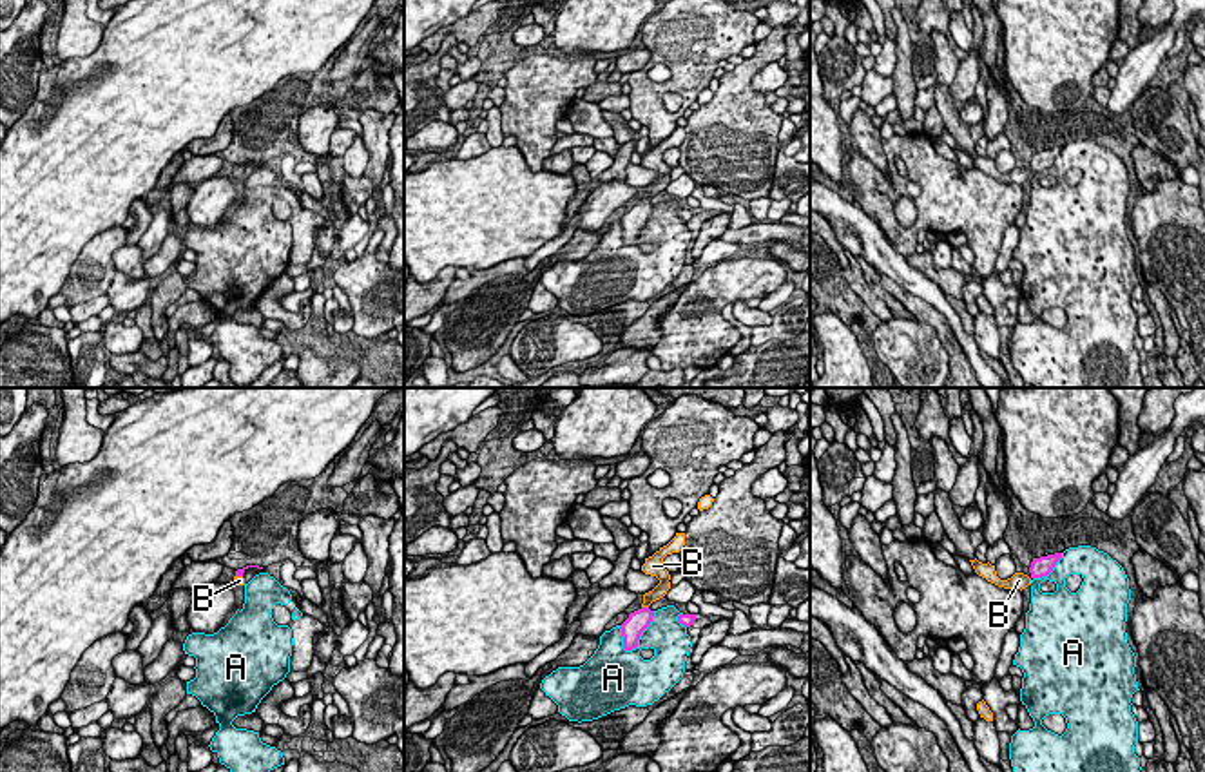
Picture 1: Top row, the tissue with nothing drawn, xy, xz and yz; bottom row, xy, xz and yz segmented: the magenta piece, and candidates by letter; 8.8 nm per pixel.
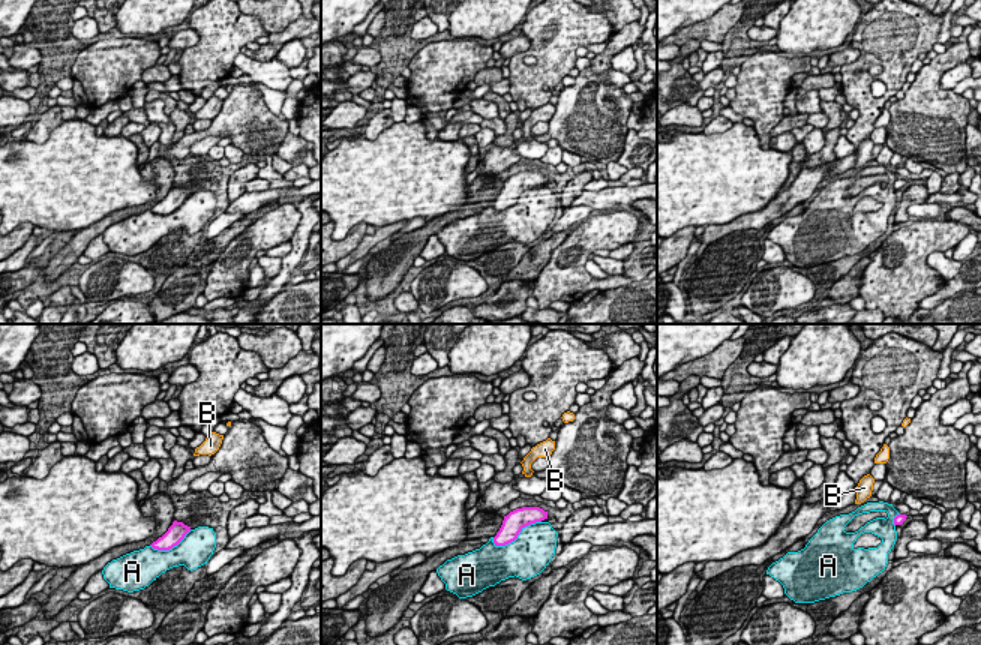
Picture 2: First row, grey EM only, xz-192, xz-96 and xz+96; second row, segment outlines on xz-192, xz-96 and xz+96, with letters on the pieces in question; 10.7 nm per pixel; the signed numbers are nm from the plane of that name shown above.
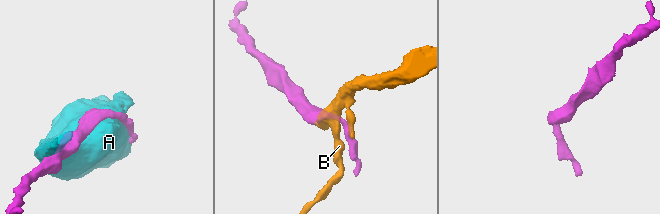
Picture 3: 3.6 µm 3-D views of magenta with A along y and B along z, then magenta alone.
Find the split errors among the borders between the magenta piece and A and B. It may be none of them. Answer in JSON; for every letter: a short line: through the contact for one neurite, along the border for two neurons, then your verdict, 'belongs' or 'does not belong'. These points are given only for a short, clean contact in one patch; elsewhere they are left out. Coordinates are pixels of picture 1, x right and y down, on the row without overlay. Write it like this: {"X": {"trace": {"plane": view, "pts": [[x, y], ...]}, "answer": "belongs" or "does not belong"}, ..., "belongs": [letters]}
{"A": {"answer": "does not belong"}, "B": {"trace": {"plane": "xz", "pts": [[631, 223], [644, 211], [645, 202], [664, 180]]}, "answer": "belongs"}, "belongs": ["B"]}

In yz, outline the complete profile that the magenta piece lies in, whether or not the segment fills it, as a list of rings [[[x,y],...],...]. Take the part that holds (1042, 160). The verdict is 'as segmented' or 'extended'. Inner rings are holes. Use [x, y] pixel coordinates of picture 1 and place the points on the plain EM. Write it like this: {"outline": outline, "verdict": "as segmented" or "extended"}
{"outline": [[[1062,147],[1033,152],[1029,161],[1031,172],[1035,174],[1035,172],[1047,170],[1060,152]]], "verdict": "as segmented"}

